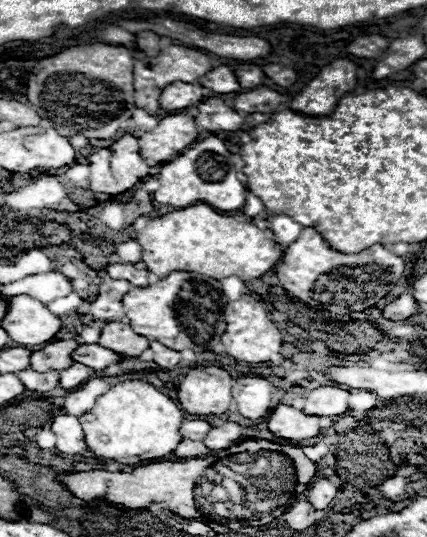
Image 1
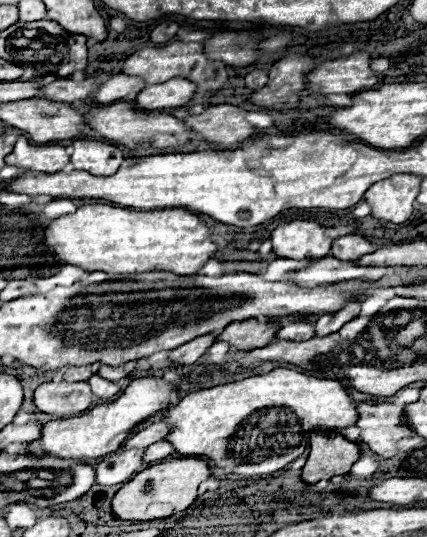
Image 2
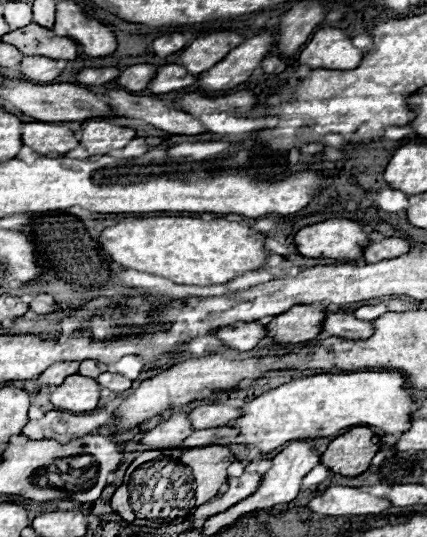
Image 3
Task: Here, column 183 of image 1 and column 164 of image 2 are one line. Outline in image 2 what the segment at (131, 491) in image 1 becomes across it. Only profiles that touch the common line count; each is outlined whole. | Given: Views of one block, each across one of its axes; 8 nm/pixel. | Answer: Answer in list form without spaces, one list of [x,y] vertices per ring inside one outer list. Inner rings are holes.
[[[172,458],[138,472],[116,492],[112,512],[120,520],[156,520],[186,510],[196,500],[200,482],[210,478],[210,466],[204,458]]]

